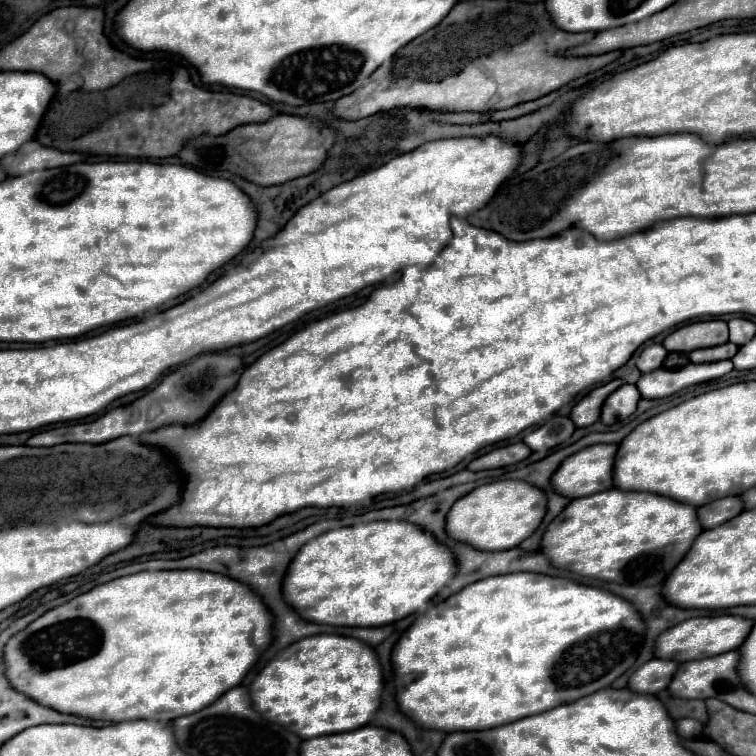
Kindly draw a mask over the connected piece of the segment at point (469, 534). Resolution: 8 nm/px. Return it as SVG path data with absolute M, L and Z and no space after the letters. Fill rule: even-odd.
M506 479L480 485L452 505L446 517L448 521L446 531L450 533L450 537L464 543L472 543L472 547L476 549L486 549L486 551L512 549L518 547L540 527L546 515L546 505L548 505L546 493L526 481Z

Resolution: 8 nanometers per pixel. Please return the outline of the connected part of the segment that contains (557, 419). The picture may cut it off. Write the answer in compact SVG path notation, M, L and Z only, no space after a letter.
M554 415L544 425L536 427L534 431L530 431L524 437L524 443L532 451L550 451L550 449L562 445L564 441L568 441L570 435L574 433L574 429L576 427L574 427L574 423L568 417Z

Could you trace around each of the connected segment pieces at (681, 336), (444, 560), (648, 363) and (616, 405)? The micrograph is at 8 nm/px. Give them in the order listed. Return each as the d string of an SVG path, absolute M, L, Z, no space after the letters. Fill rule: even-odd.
M702 321L702 323L690 323L674 333L670 333L664 339L664 347L668 351L682 351L690 353L694 349L702 347L716 347L728 341L728 325L726 321Z
M372 521L332 529L308 541L290 563L282 591L286 591L286 601L308 621L346 627L378 627L396 623L422 609L456 577L456 571L458 561L452 549L436 541L436 537L422 527L408 521Z
M650 345L640 353L636 365L642 373L648 373L648 371L654 371L654 369L661 367L666 355L668 355L668 351L662 345Z
M622 385L610 395L610 399L606 399L602 407L602 423L614 425L630 417L636 411L638 401L640 401L640 391L636 389L636 385Z

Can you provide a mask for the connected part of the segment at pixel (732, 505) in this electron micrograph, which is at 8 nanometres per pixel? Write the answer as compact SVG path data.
M730 495L730 497L716 499L708 505L702 505L698 509L698 519L700 519L704 529L712 529L712 527L718 527L718 525L726 523L728 519L734 519L742 511L744 511L742 499L736 497L736 495Z

